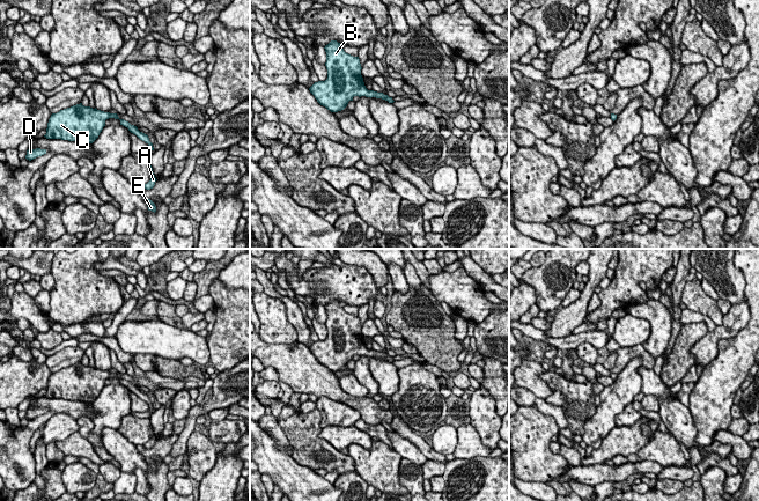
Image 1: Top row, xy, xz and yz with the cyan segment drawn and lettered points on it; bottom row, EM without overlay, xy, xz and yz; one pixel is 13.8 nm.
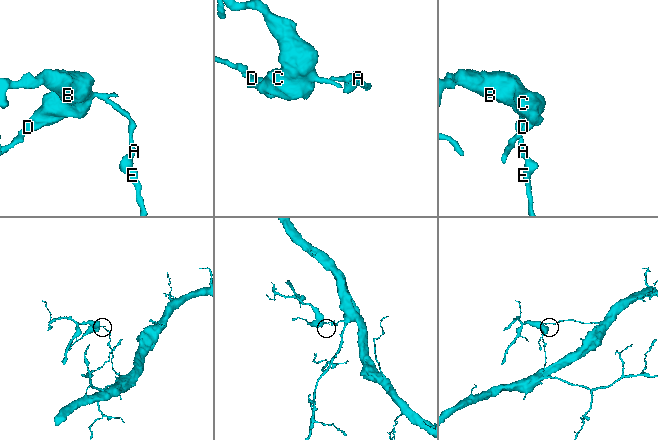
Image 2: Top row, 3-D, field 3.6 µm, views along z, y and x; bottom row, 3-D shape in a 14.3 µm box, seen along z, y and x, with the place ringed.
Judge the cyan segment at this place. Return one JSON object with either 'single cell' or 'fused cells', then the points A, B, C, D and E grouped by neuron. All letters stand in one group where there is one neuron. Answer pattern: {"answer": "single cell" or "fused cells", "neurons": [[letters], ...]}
{"answer": "fused cells", "neurons": [["A", "E"], ["B", "C", "D"]]}

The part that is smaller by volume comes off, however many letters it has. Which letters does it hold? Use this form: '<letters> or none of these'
B, C, D

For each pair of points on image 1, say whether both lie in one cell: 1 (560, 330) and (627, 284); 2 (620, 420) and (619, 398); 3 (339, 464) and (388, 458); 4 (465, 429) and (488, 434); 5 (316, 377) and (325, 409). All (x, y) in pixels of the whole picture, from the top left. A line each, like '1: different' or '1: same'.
1: different
2: different
3: different
4: different
5: different

